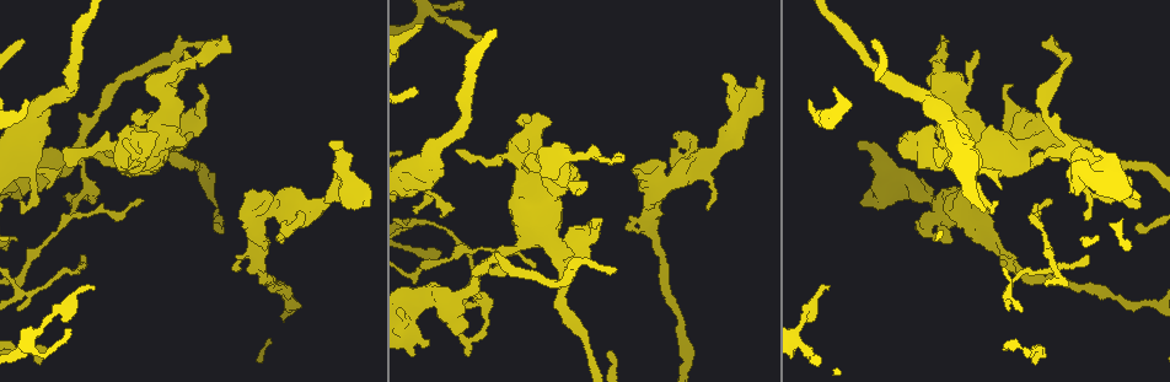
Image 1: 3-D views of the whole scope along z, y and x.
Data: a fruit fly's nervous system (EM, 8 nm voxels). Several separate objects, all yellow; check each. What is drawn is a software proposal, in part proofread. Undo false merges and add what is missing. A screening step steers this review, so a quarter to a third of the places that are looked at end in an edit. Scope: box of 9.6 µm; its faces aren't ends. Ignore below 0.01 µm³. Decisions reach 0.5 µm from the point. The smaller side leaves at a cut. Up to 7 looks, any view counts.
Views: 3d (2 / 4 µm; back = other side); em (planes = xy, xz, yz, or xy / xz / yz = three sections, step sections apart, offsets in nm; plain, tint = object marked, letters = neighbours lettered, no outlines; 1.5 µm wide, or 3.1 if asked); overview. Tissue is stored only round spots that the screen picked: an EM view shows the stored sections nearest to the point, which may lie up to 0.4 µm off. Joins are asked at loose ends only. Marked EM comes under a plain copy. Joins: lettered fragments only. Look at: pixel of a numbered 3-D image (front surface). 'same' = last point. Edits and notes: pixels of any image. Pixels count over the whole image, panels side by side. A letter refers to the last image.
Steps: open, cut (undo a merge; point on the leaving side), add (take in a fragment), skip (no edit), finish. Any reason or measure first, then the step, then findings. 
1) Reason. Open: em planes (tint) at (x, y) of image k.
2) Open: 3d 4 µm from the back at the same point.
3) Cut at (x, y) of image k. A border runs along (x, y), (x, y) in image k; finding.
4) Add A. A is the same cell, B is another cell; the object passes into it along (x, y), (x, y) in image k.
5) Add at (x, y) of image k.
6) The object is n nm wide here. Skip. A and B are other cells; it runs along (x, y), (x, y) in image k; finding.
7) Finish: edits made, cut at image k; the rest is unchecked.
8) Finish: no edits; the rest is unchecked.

Touches itself. Open: em yz step 4 (tint) at (280, 238) of image 1.

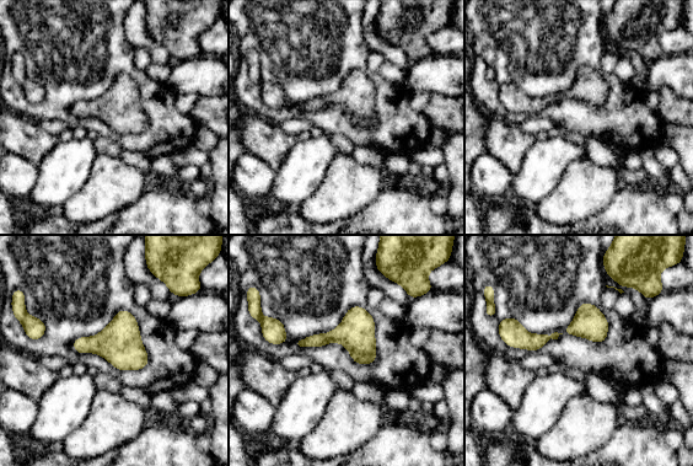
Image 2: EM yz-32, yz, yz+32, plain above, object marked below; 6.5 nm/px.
Cut it another way. Open: em planes (letters) at the same point.

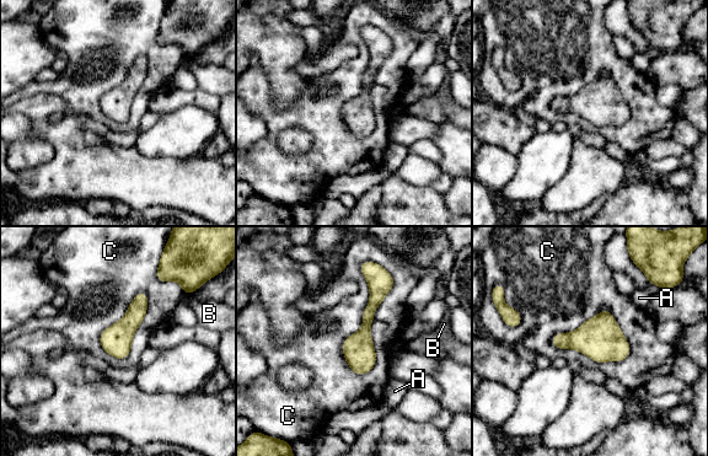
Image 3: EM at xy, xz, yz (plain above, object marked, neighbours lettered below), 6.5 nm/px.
Skip. A, B and C are other cells; a border runs along (551, 342), (607, 310), (631, 349) in image 3; one neuron here.

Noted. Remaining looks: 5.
Thick end. Open: em xz step 8 (tint) at (1022, 127) of image 1.

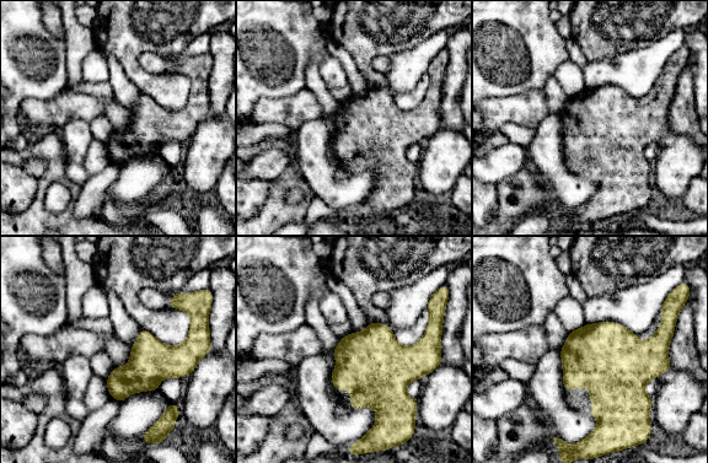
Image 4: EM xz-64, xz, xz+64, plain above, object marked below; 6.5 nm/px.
Open: em yz step 4 (letters) at the same point.

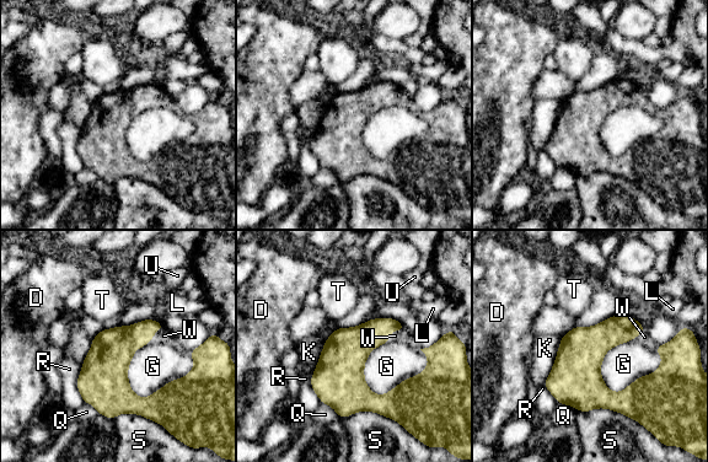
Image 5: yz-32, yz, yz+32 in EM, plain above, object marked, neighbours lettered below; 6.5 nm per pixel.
The object is 320 nm wide here. Add at (164, 336) of image 5. W is the same cell, D, G, K, L, Q, R, S, T and U are other cells; the object passes into it along (117, 345), (153, 333), (164, 336) in image 5; it goes on there.

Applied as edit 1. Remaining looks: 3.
Free end. Open: em planes (letters) at (185, 53) of image 1.

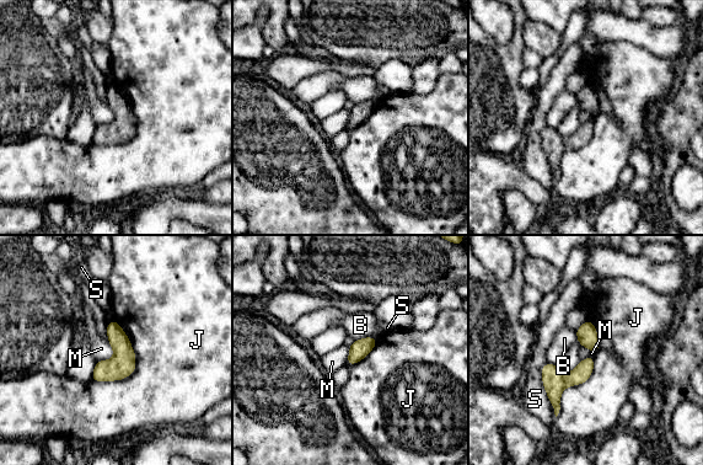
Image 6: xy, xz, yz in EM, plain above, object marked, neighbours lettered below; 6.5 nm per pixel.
Skip. B, J, M and S are other cells; it runs along (589, 325), (594, 353), (556, 400) in image 6; no lettered fragment goes on from it.

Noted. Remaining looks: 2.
Finish: edits made, add at image 5; the rest is unchecked.

